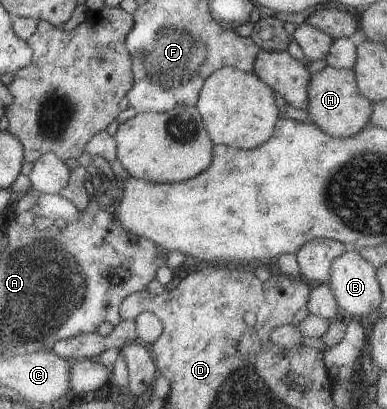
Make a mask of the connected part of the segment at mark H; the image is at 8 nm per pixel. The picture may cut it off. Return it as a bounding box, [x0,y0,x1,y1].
[306,65,371,138]

